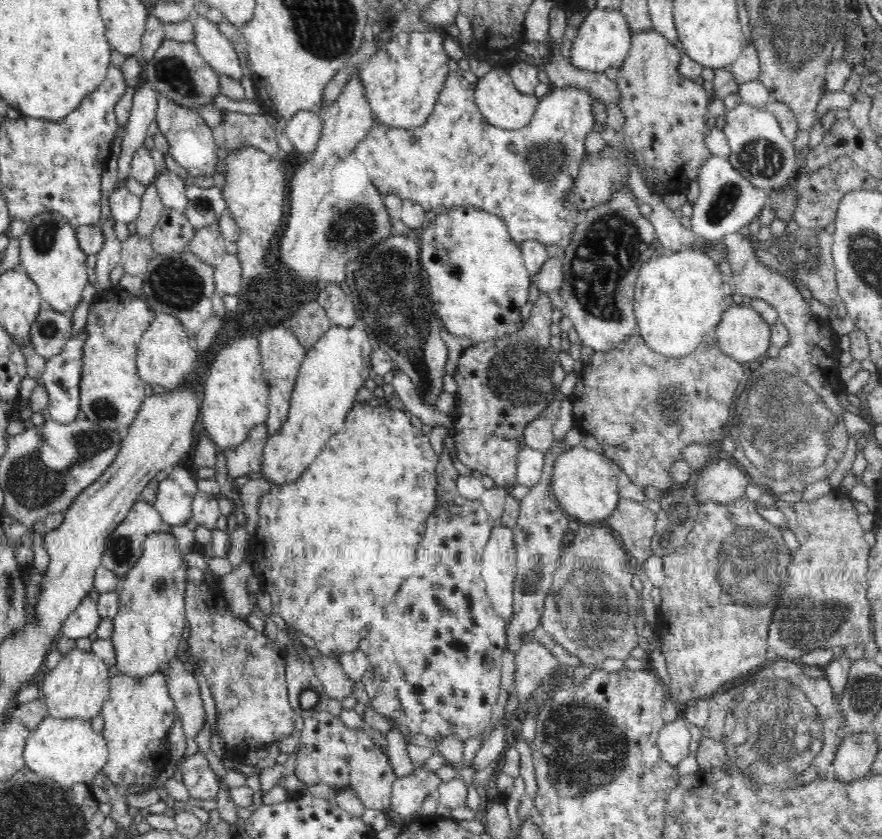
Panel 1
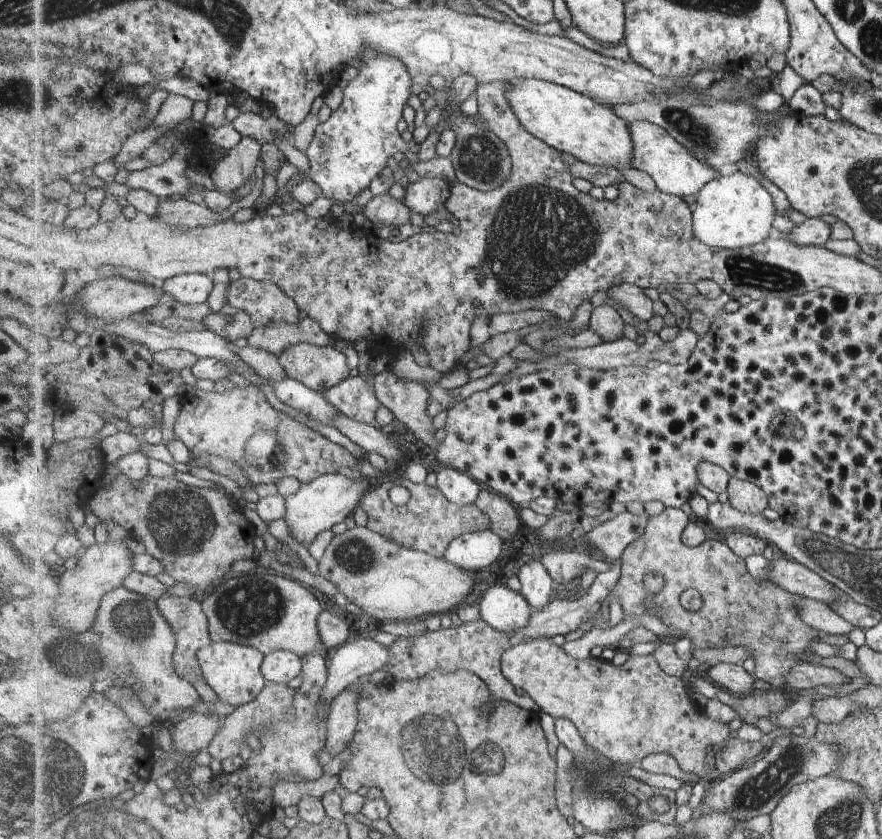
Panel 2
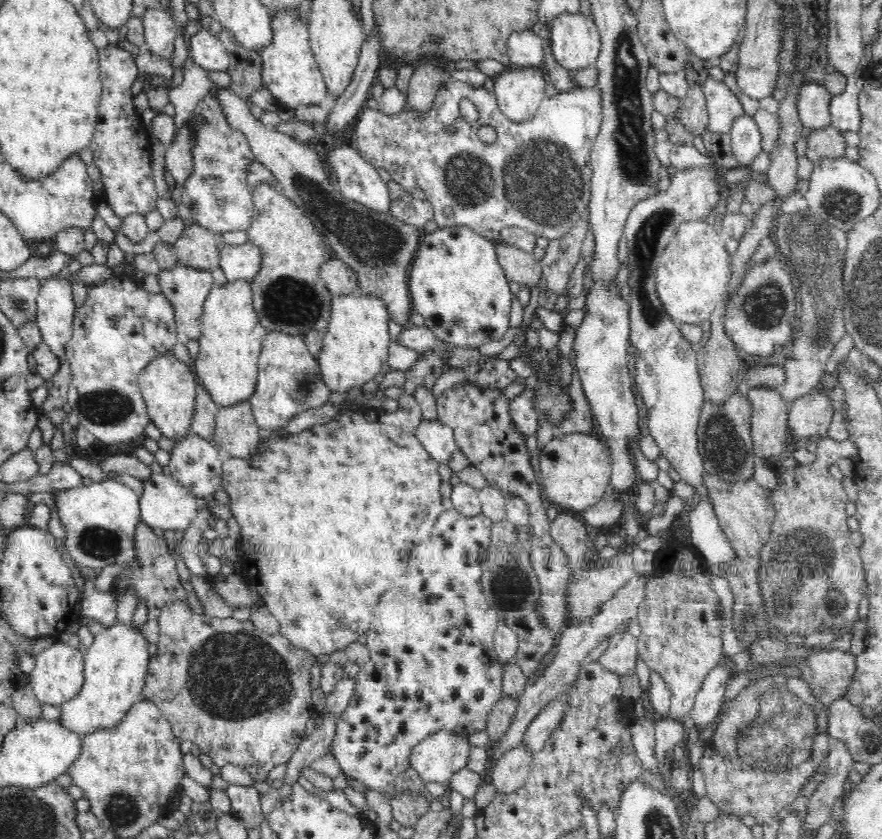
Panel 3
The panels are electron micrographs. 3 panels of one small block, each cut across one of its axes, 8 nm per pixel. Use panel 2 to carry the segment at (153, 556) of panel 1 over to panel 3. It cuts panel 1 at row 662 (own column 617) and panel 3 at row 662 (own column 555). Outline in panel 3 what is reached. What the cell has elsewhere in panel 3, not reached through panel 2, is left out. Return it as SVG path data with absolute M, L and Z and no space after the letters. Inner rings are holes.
M120 622L114 626L105 627L101 633L93 636L90 646L83 648L83 686L74 698L63 702L60 706L60 722L62 728L78 735L88 737L95 730L111 729L120 723L136 701L141 699L147 664L149 642L139 632L138 627L124 625Z

